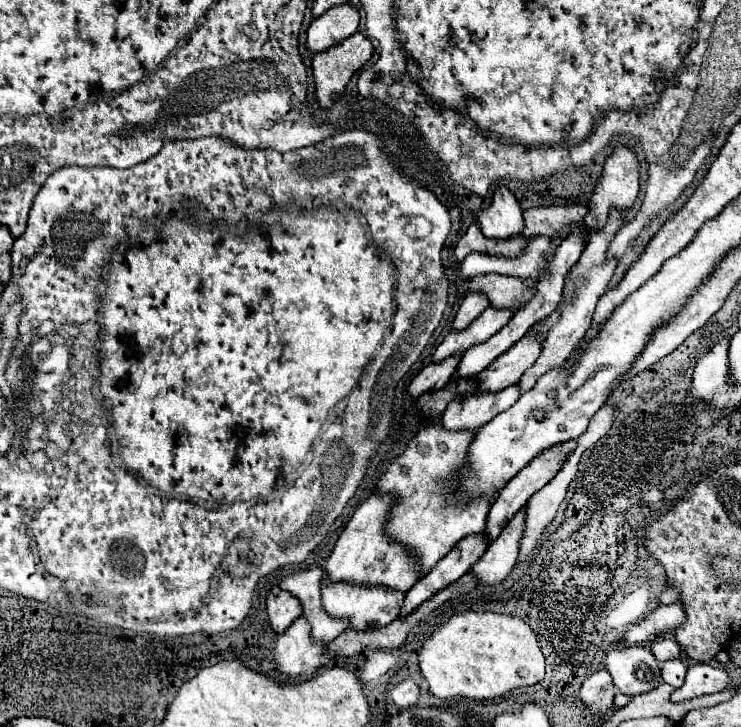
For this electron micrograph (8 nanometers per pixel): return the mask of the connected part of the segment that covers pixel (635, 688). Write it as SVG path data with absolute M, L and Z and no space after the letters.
M643 646L611 650L605 658L605 668L617 690L627 696L651 692L663 682L659 662L653 658L649 648Z

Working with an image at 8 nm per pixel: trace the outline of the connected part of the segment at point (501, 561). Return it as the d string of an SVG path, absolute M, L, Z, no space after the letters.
M521 508L513 516L513 520L503 528L503 532L493 542L489 542L485 554L471 568L471 572L477 576L481 584L491 586L507 578L517 560L523 524L525 524L525 508Z

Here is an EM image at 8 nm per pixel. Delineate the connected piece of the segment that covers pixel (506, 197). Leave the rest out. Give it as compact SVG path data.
M505 186L493 192L491 204L477 214L477 220L487 238L511 238L523 232L523 210Z

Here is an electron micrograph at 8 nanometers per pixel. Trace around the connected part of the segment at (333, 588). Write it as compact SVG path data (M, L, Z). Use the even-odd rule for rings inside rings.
M323 582L323 606L327 614L333 618L349 618L351 628L365 630L371 626L387 626L391 624L401 610L405 594L401 590L385 590L383 586L349 586L337 582Z

